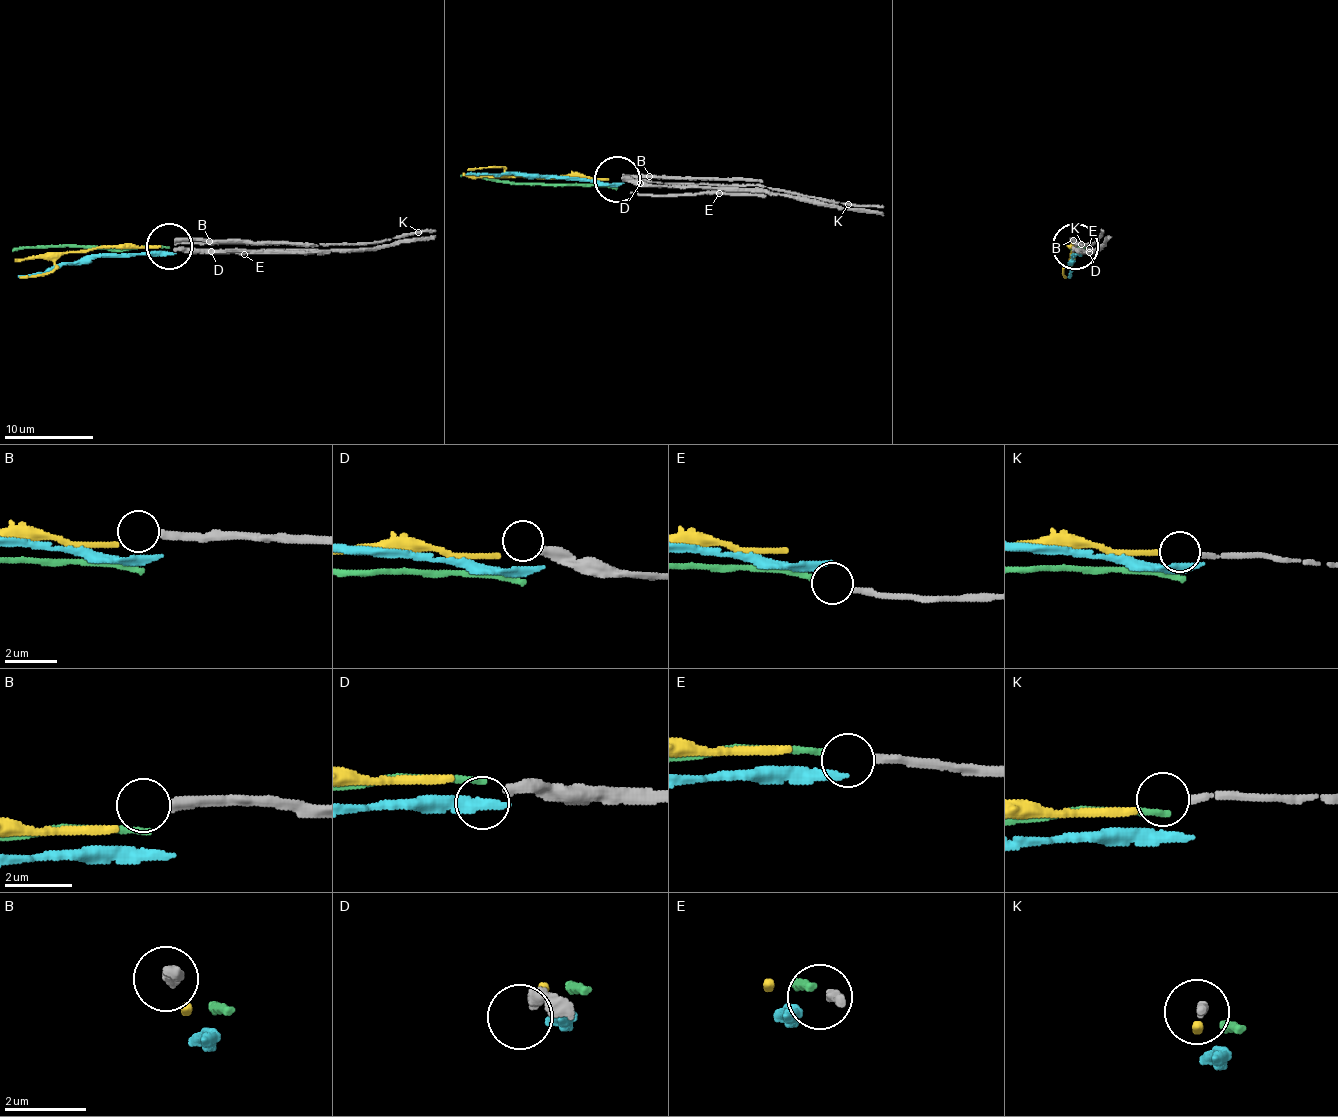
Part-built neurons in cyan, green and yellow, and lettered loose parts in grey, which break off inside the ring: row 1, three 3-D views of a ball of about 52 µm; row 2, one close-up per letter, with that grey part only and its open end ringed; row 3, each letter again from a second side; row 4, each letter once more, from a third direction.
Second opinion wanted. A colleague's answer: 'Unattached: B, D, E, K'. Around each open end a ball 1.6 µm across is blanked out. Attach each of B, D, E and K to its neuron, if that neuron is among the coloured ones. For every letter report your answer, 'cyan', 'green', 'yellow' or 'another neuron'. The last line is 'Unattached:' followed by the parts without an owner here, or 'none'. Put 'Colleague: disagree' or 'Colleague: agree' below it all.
B: another neuron
D: another neuron
E: another neuron
K: yellow
Unattached: B, D, E
Colleague: disagree

